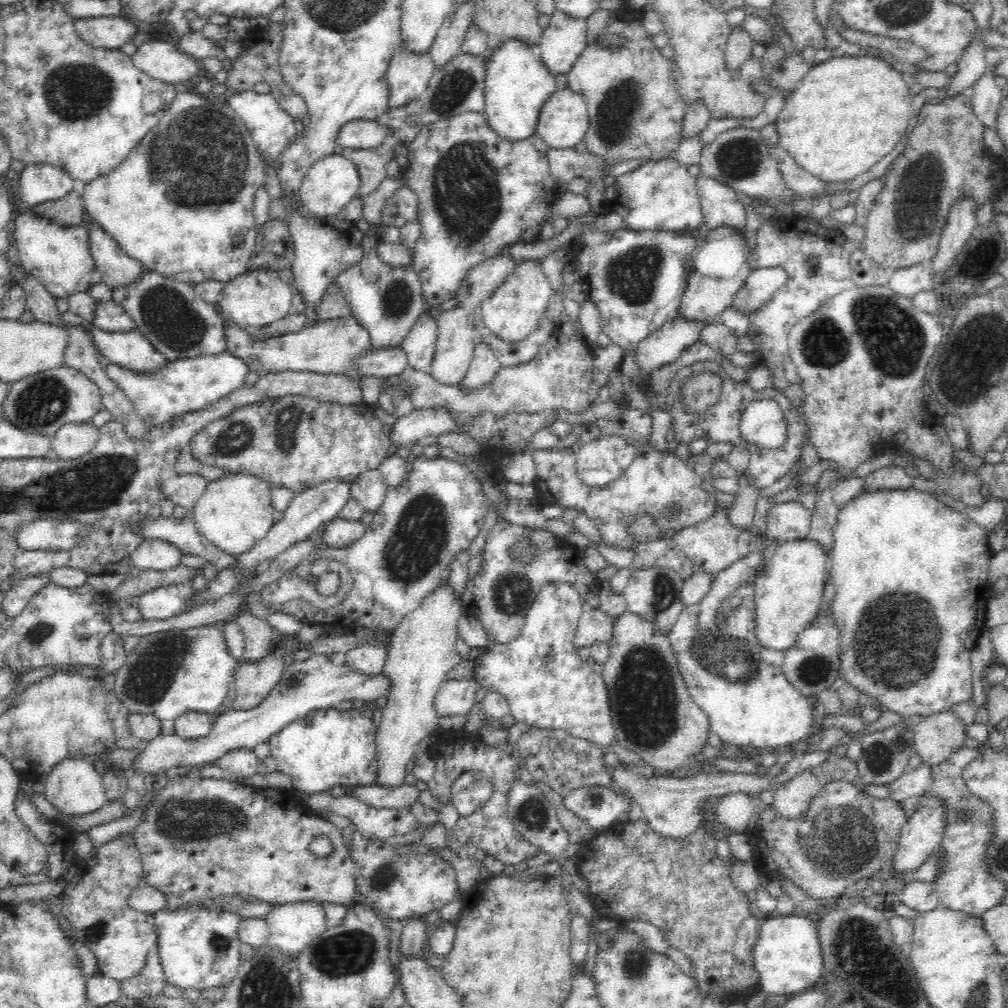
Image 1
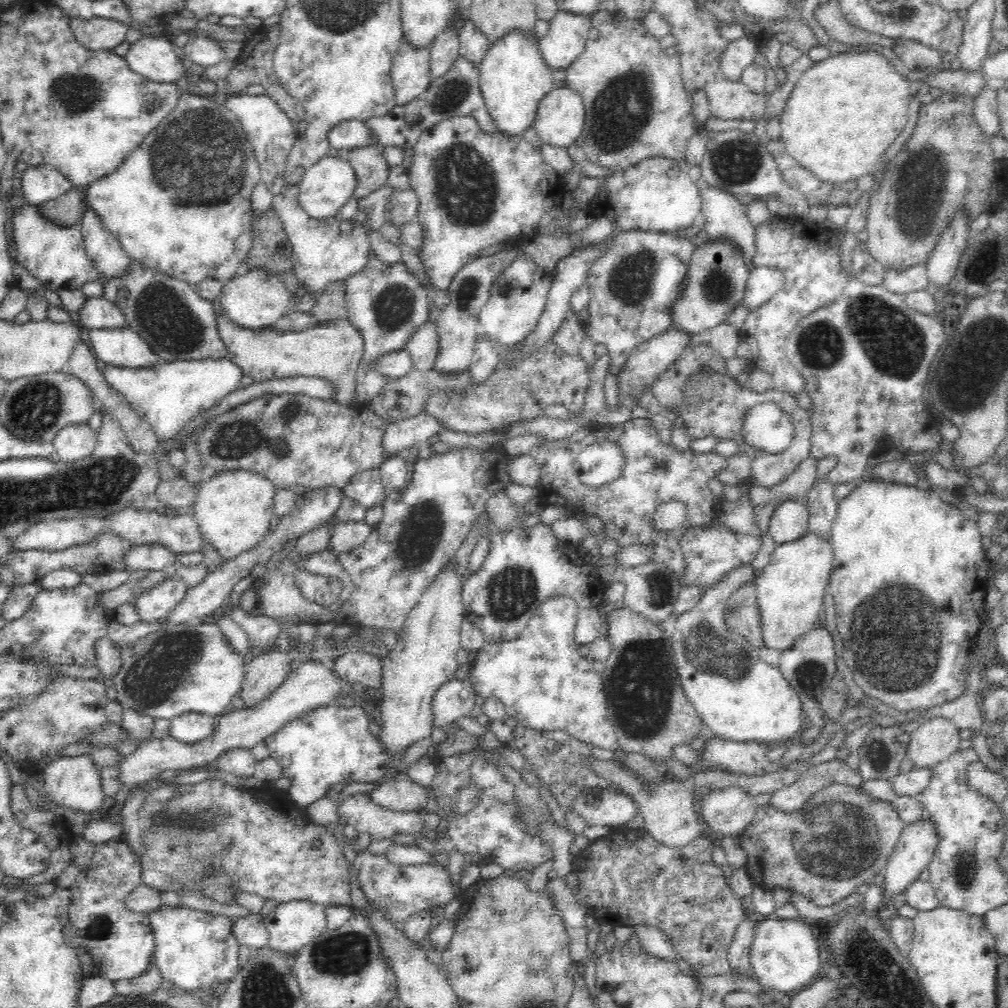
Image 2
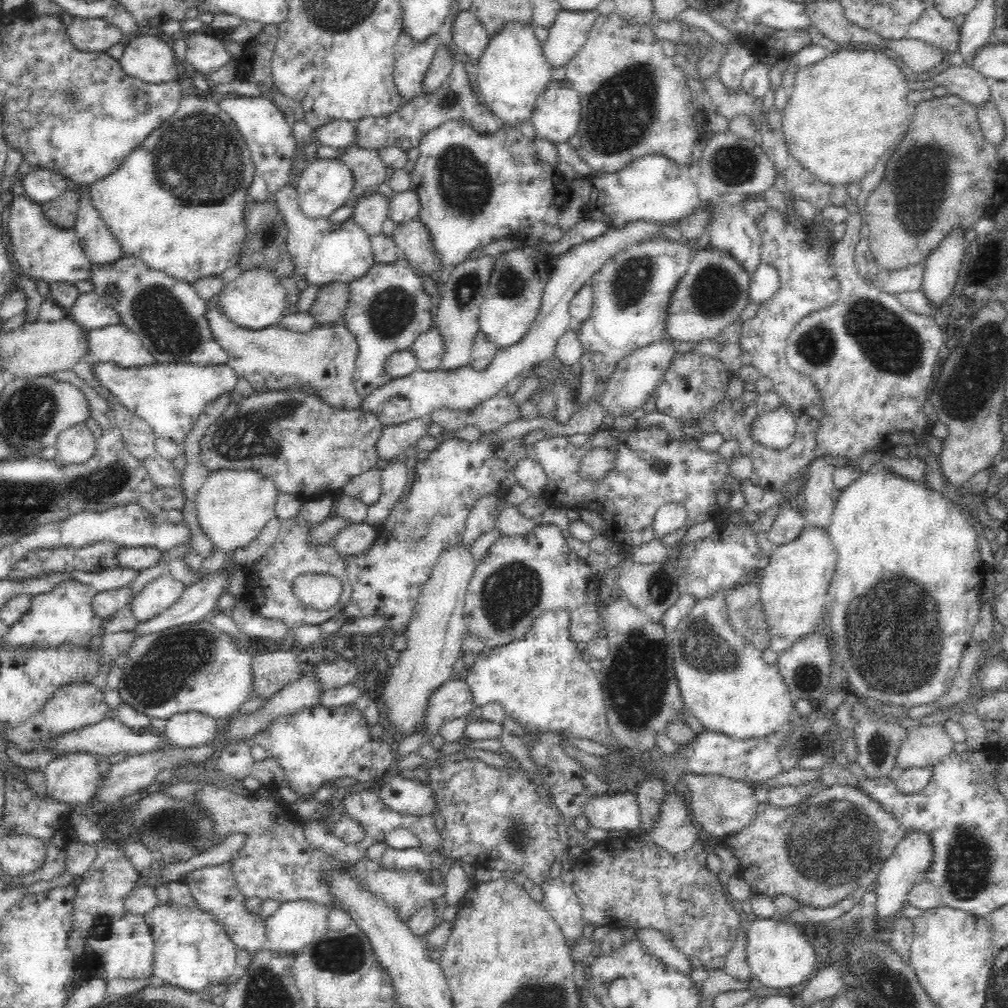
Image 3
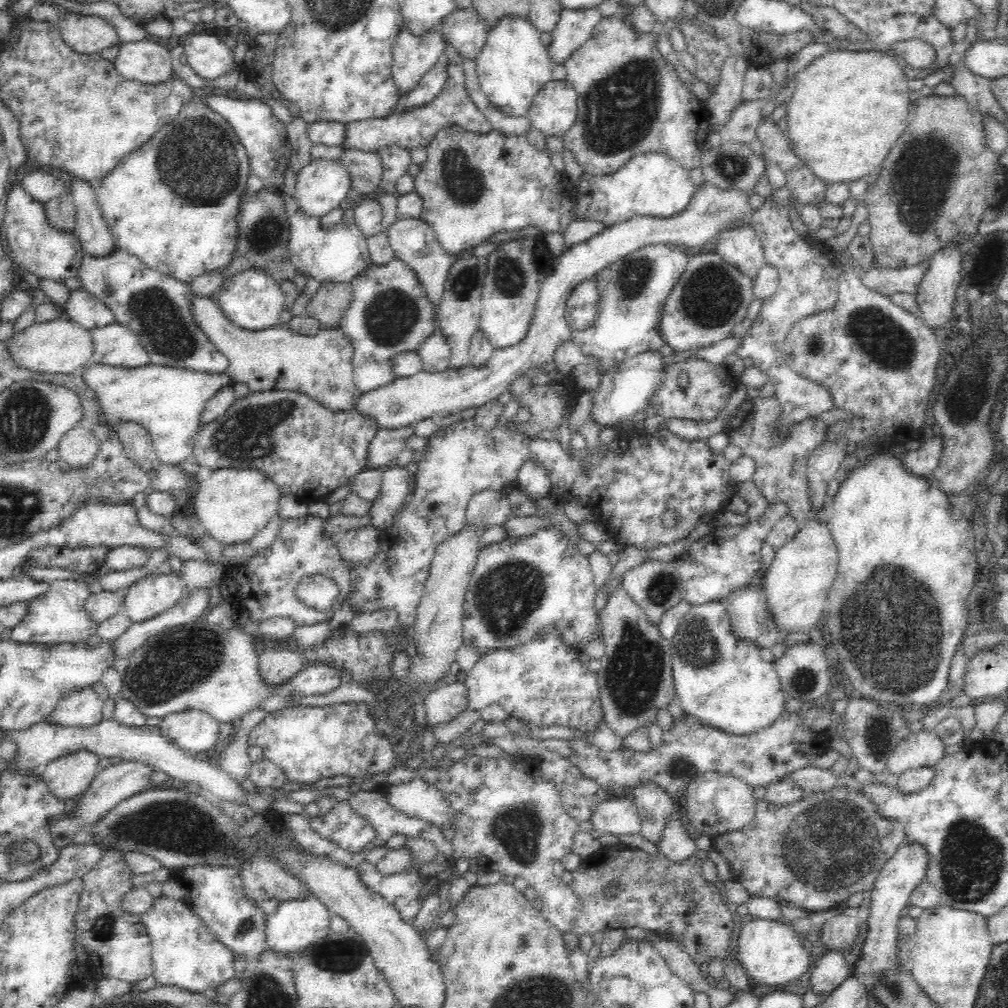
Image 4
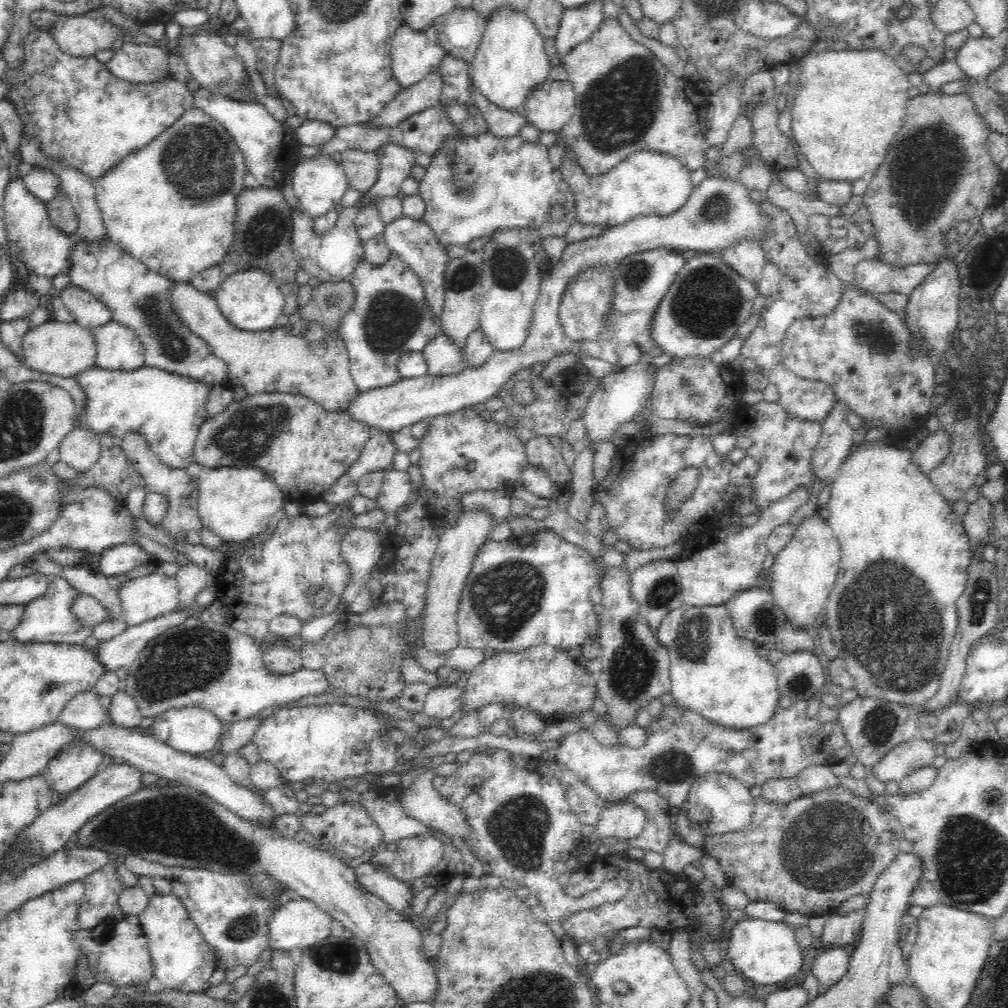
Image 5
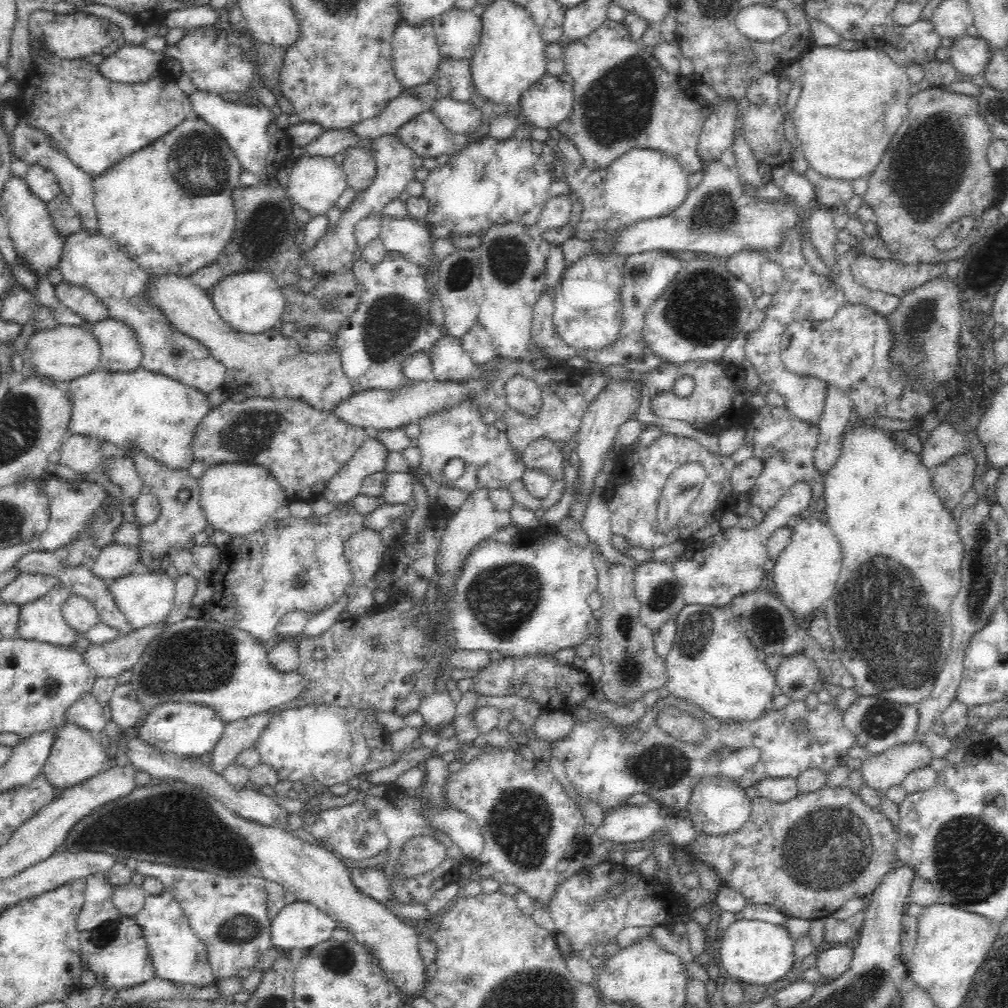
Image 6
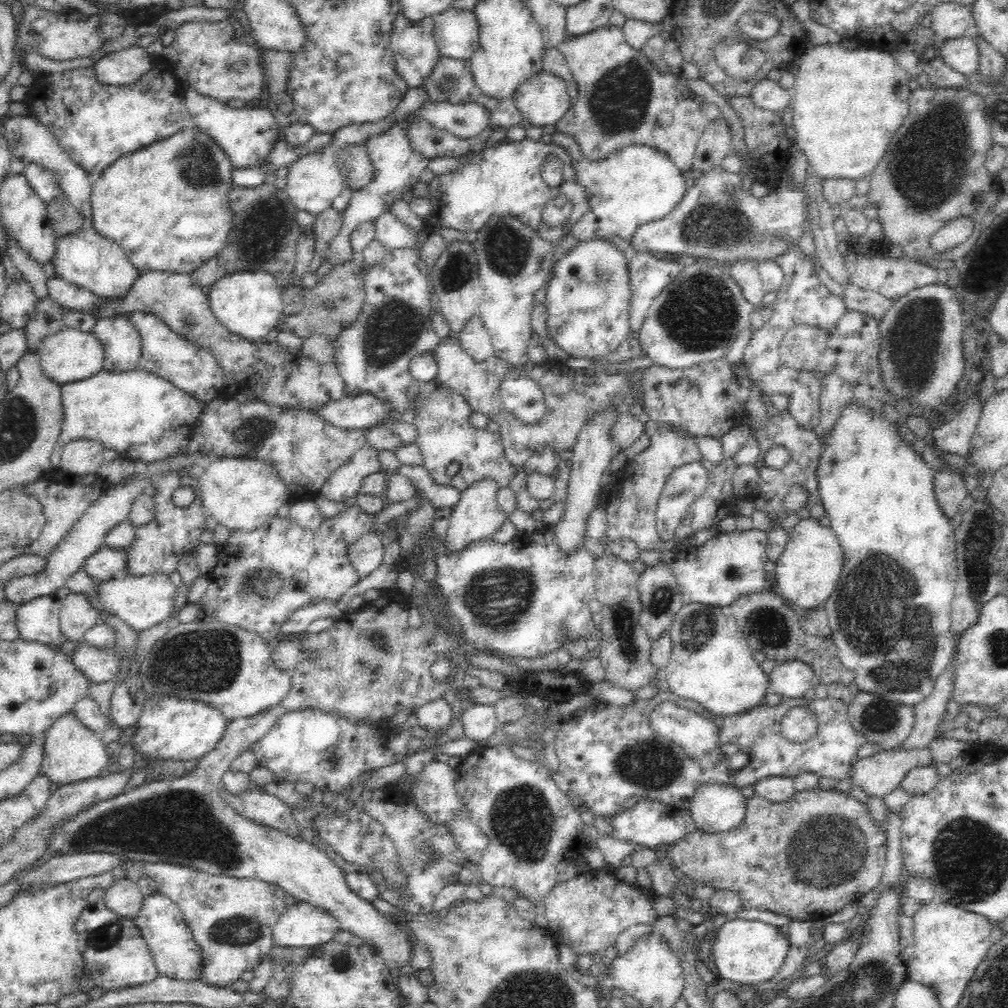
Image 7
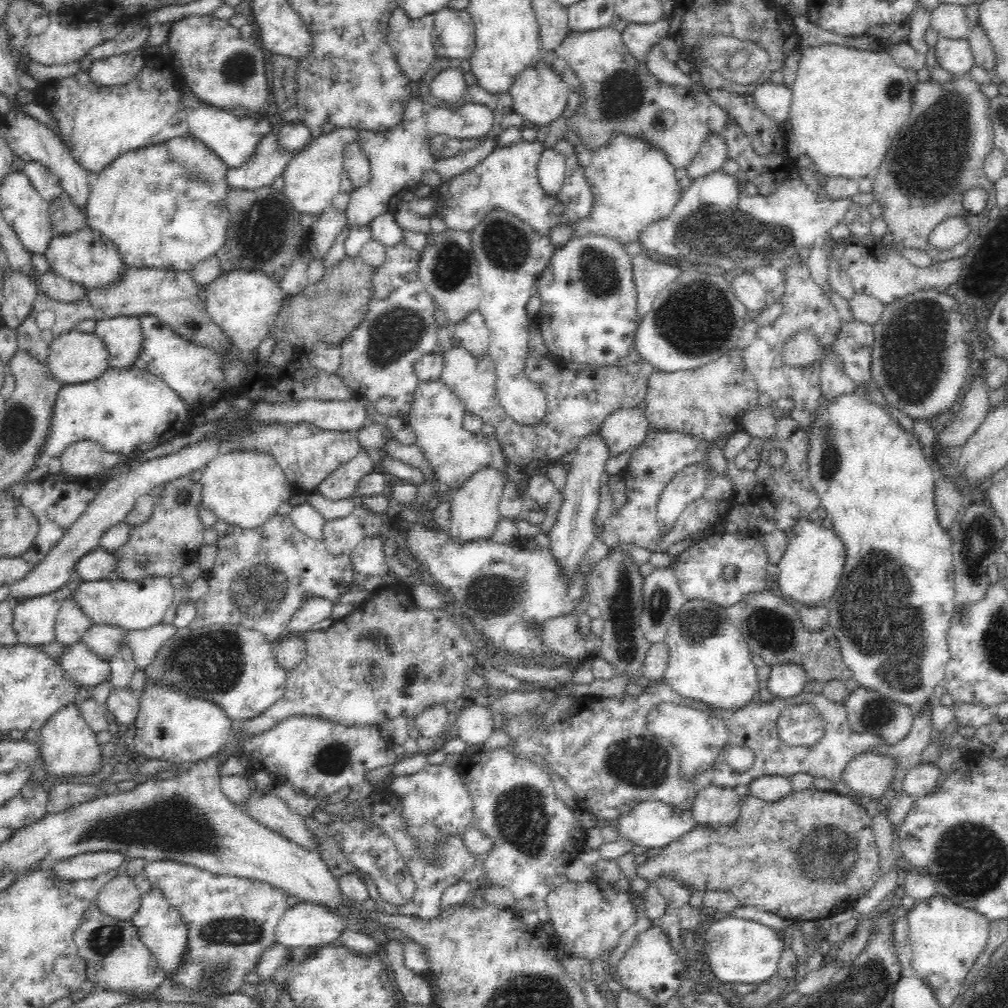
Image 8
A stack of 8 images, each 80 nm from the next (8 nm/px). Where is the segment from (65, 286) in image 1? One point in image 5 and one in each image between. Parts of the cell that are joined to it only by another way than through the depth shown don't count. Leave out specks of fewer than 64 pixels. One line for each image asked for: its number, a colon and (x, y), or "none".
2: (56, 255)
3: (46, 252)
4: (51, 254)
5: (45, 251)

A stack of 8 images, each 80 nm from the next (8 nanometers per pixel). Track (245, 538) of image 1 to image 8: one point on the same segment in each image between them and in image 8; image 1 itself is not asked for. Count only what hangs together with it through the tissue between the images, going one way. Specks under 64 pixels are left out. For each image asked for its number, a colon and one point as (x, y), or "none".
2: (233, 512)
3: (232, 507)
4: (232, 506)
5: (236, 504)
6: (238, 500)
7: (240, 494)
8: (243, 488)

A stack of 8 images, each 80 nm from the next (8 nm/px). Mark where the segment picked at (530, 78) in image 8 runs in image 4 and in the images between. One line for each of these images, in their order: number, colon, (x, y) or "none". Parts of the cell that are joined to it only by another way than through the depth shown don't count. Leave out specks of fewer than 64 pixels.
4: (554, 110)
5: (551, 106)
6: (547, 103)
7: (544, 100)

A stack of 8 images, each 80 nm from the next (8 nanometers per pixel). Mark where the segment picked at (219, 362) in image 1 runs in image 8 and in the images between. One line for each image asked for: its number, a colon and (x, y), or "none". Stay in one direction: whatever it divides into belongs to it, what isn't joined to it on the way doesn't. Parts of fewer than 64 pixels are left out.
2: (171, 393)
3: (170, 397)
4: (167, 400)
5: (168, 408)
6: (161, 414)
7: (141, 416)
8: (129, 412)

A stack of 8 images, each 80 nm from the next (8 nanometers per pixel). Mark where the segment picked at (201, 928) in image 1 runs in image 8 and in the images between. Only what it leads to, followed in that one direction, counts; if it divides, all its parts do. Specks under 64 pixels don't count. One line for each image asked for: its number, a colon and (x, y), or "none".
2: (193, 949)
3: (192, 950)
4: (186, 953)
5: (182, 959)
6: (178, 956)
7: (176, 954)
8: (160, 926)

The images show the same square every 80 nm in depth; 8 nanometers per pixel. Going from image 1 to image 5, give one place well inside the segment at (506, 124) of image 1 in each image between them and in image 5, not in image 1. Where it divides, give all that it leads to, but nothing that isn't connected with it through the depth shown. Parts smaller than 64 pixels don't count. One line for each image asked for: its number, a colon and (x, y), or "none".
2: (514, 77)
3: (511, 74)
4: (513, 66)
5: (511, 62)

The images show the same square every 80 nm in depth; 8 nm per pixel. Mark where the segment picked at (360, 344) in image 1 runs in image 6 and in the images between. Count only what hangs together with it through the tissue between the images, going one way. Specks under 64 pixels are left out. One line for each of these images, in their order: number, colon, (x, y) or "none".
2: (333, 349)
3: (274, 357)
4: (320, 365)
5: (275, 360)
6: (268, 364)

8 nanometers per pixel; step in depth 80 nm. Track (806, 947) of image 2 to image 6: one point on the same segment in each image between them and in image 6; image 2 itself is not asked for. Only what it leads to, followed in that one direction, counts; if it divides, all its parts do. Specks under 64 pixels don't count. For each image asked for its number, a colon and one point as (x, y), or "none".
3: (779, 954)
4: (771, 952)
5: (764, 952)
6: (755, 952)

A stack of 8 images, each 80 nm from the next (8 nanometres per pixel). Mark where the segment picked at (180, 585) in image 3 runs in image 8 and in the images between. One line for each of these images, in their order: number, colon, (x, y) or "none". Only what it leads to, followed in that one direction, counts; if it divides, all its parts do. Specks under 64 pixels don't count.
4: (153, 594)
5: (146, 597)
6: (146, 597)
7: (143, 601)
8: (134, 604)

